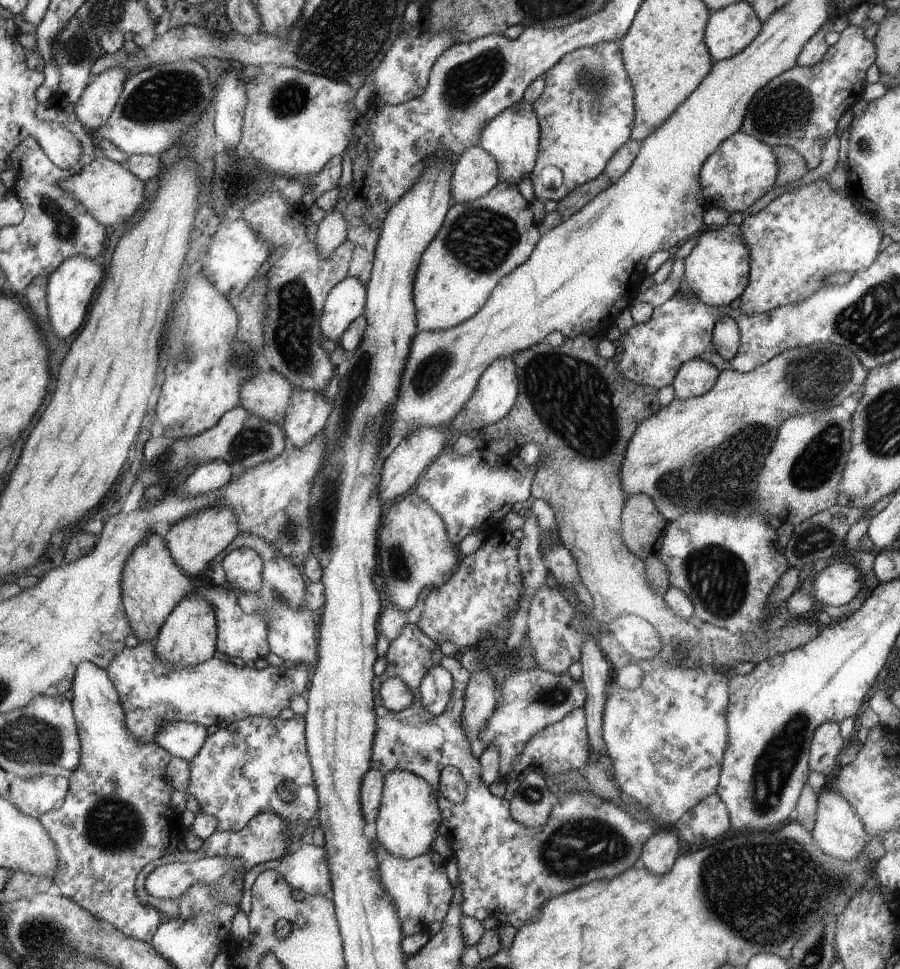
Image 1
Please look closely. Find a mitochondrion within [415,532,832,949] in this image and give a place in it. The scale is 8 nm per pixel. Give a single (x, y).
(577, 847)

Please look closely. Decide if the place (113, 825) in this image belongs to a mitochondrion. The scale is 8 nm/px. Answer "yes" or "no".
yes

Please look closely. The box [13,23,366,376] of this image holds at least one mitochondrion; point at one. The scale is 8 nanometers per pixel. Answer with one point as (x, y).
(159, 97)

